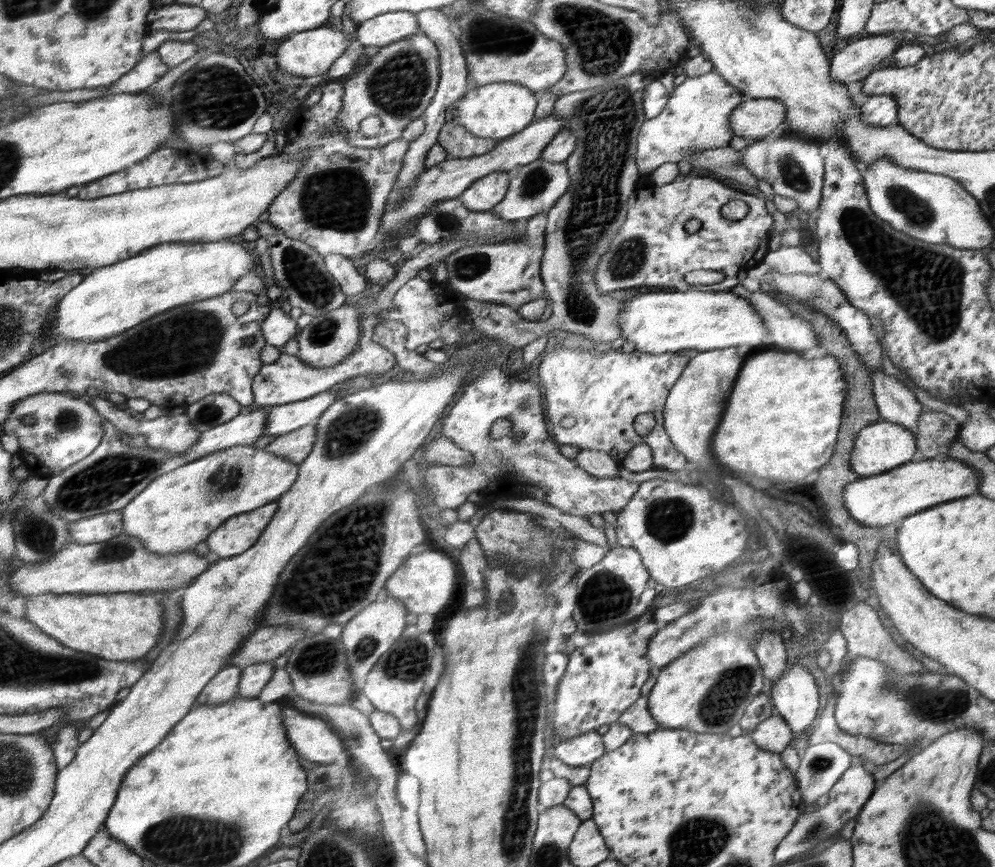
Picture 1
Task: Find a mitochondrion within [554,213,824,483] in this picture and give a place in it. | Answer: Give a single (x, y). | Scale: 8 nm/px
(628, 257)

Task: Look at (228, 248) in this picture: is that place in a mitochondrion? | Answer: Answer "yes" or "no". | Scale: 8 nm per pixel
no

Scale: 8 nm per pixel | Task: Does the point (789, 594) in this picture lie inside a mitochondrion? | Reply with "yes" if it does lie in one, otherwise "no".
no

